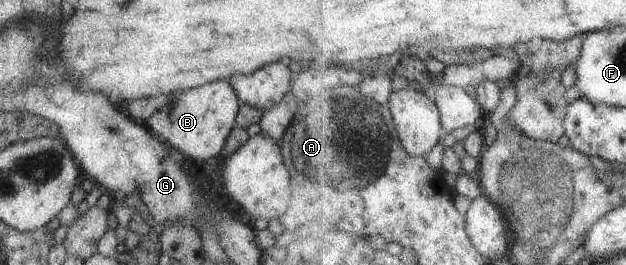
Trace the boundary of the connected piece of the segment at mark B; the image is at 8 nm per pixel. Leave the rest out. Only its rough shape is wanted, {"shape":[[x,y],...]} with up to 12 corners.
{"shape":[[229,80],[177,92],[146,122],[185,157],[217,158],[240,102]]}

